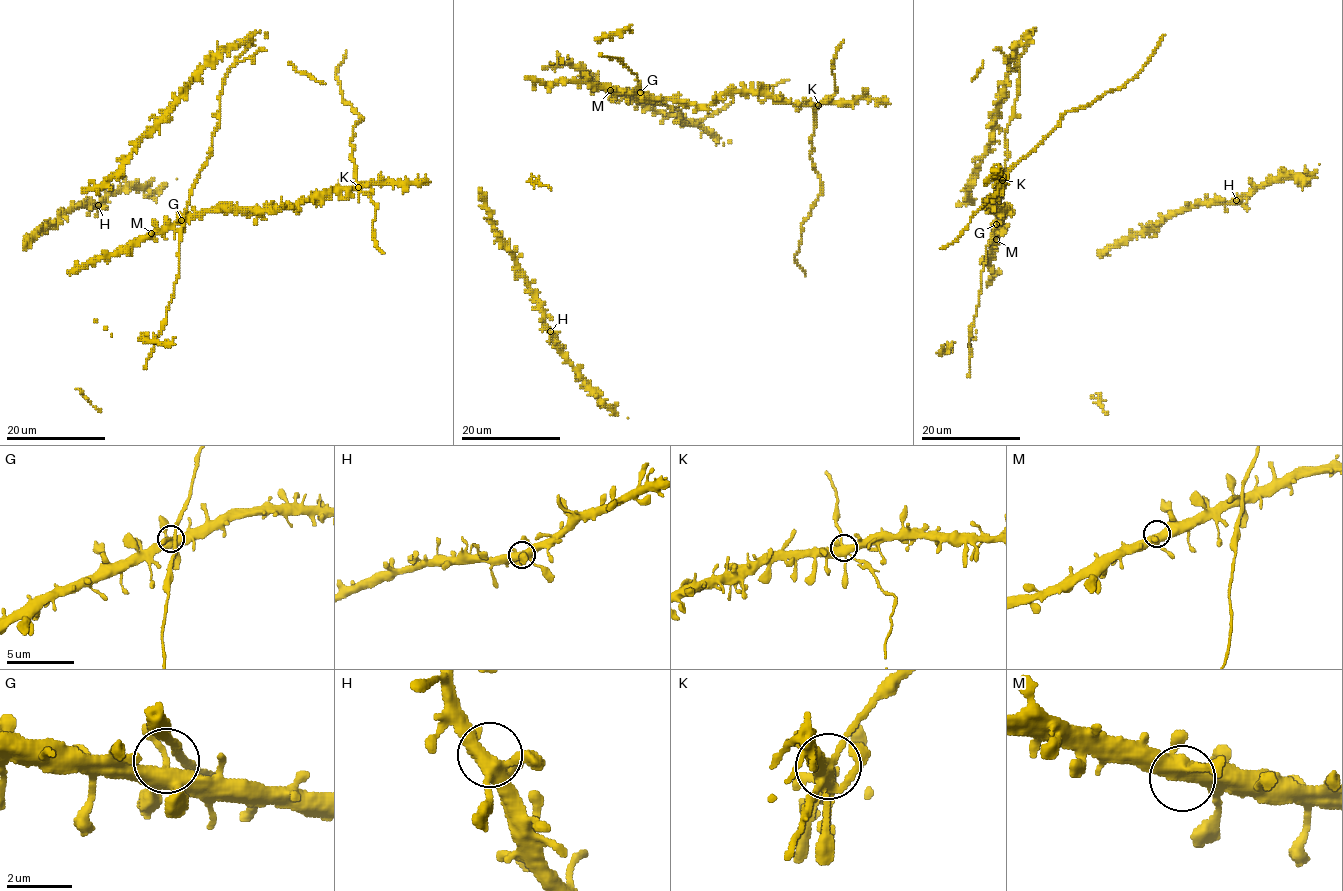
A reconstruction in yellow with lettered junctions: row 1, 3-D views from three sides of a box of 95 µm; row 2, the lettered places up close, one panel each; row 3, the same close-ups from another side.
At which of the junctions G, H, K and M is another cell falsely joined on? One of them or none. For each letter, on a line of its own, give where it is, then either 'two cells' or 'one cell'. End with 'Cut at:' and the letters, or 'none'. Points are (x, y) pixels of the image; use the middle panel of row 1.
G: at (640, 92); one cell
H: at (550, 331); one cell
K: at (818, 105); one cell
M: at (610, 90); one cell
Cut at: none

